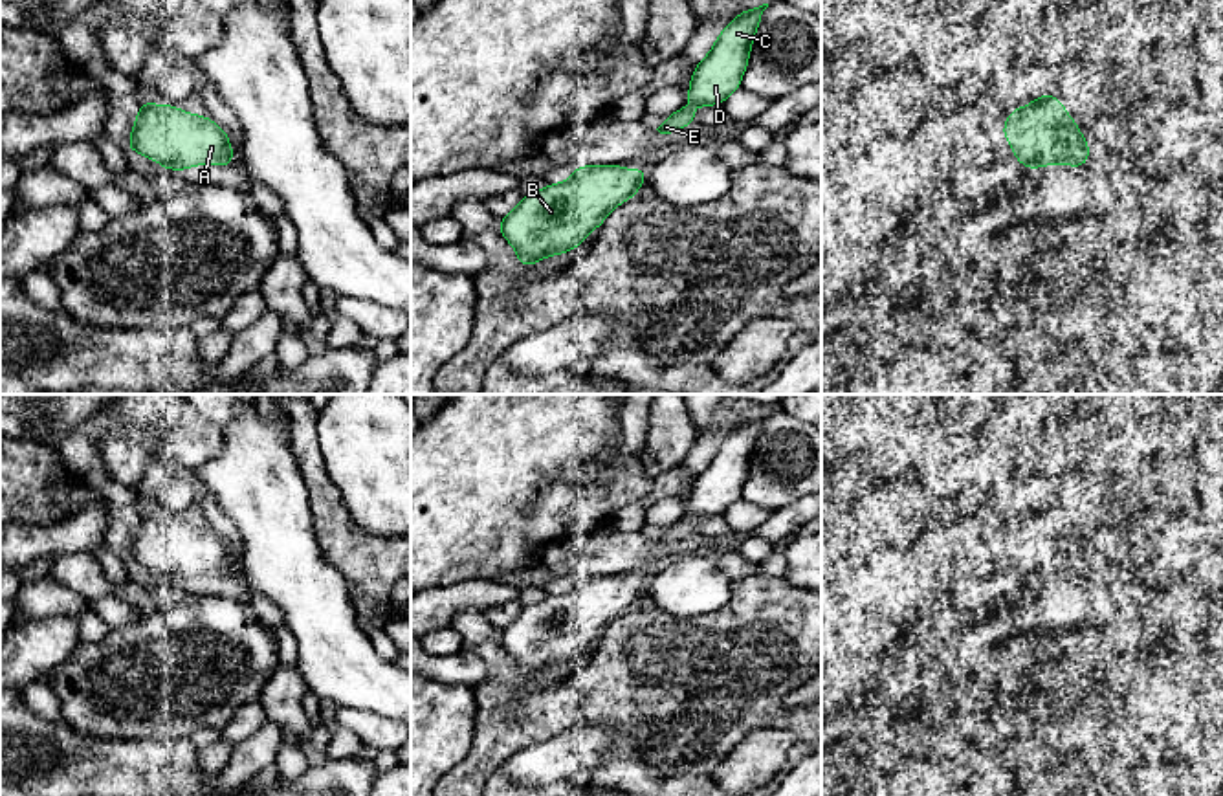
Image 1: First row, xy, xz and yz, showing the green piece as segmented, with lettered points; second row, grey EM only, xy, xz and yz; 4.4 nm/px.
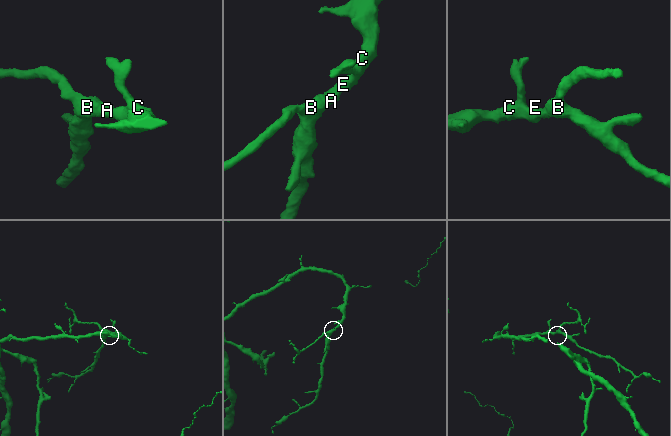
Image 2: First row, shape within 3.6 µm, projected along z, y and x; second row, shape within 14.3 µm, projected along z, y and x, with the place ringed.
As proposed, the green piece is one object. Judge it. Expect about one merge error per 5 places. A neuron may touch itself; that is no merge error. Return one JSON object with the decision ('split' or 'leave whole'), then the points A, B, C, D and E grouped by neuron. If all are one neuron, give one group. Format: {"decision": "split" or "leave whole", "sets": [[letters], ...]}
{"decision": "leave whole", "sets": [["A", "B", "C", "D", "E"]]}

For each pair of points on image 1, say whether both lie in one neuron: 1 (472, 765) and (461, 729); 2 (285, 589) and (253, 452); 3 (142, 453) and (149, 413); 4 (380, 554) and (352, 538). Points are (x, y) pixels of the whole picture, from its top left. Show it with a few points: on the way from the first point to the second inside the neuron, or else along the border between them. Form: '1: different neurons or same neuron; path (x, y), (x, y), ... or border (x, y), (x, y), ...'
1: different neurons; border (477, 712), (477, 734), (472, 749), (440, 776)
2: same neuron; path (281, 554), (274, 516), (259, 486)
3: different neurons; border (151, 441), (167, 459)
4: same neuron; path (373, 554), (360, 545)

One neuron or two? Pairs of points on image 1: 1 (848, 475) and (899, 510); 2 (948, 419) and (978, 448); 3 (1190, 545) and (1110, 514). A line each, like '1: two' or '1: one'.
1: one
2: two
3: two

